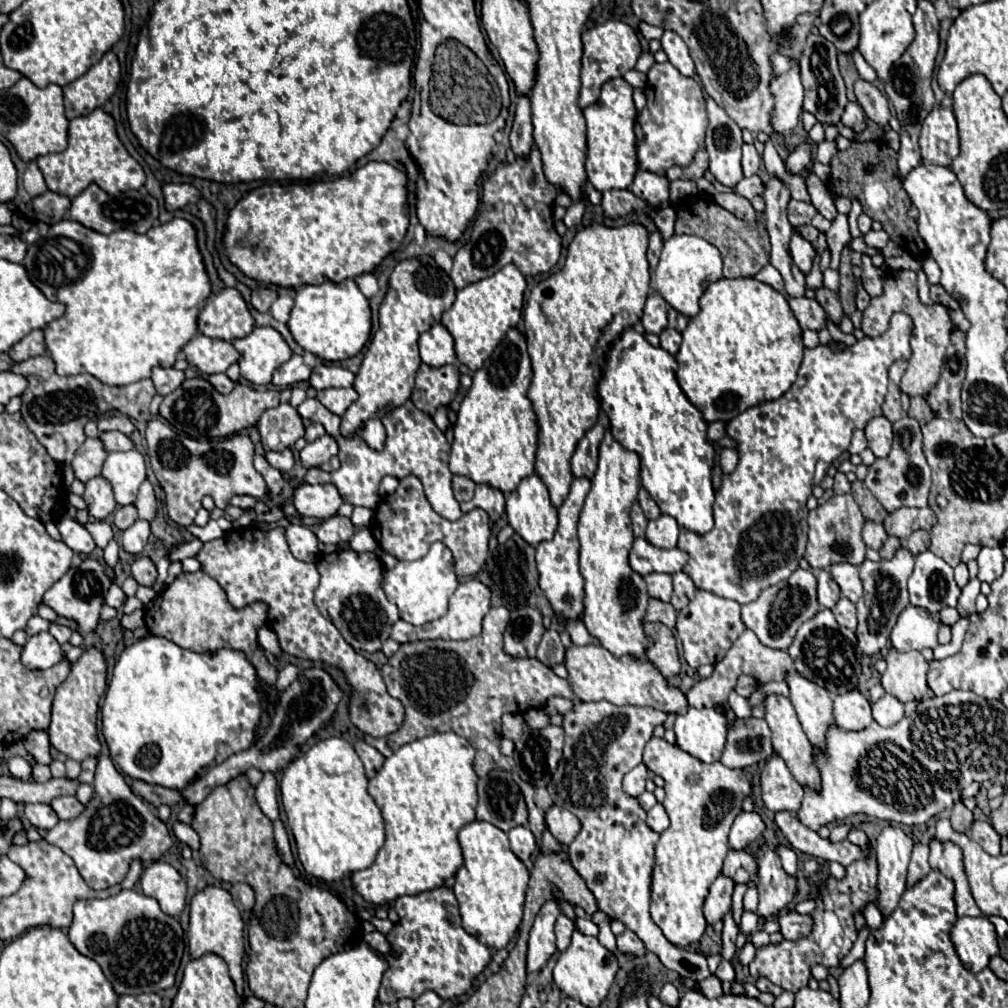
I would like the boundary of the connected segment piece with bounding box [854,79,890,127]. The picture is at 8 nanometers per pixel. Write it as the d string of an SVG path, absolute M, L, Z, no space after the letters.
M858 79L854 85L854 93L858 103L862 105L864 113L876 123L876 125L888 125L890 121L890 109L888 109L888 101L886 97L868 81Z

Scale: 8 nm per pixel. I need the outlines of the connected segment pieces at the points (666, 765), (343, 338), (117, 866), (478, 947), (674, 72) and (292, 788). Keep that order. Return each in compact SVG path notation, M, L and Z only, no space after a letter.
M658 737L646 743L644 763L666 781L664 809L670 817L670 827L660 833L656 843L650 913L652 921L672 945L688 947L698 943L706 931L702 905L712 881L722 871L732 821L742 809L742 799L748 797L752 789L742 769L728 769L722 763L702 763L678 745L670 745Z
M352 279L342 283L304 285L294 295L294 309L288 327L300 347L326 361L344 361L362 351L370 339L370 305Z
M104 755L98 757L94 797L86 805L86 811L72 821L60 821L44 839L74 859L82 879L92 889L106 889L120 883L126 877L132 859L146 863L158 861L172 847L174 840L168 827L148 809L144 799L132 793L110 757Z
M438 887L418 895L402 895L394 901L394 909L400 921L394 923L394 929L386 935L392 953L384 955L388 971L380 985L380 1003L394 1005L394 1001L402 997L416 999L424 991L434 991L442 999L460 997L492 961L492 951L462 929L458 901L452 889Z
M670 61L654 63L646 75L646 107L640 113L644 139L636 143L636 161L640 171L664 175L670 167L686 167L694 161L694 153L704 147L708 127L704 93L696 79L684 77Z
M340 737L318 741L284 769L280 781L282 805L288 817L288 825L296 837L298 859L306 873L314 875L316 879L332 883L332 881L342 881L352 873L366 869L374 863L376 853L384 845L384 819L366 787L368 787L368 777L364 773L360 757L356 755L354 747Z

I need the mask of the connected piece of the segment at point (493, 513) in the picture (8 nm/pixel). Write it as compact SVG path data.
M476 485L474 497L469 502L460 503L460 508L463 513L474 508L484 509L490 515L490 527L494 527L504 513L504 495L488 485Z

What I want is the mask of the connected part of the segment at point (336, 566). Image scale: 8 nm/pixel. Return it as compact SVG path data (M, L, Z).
M340 549L330 555L320 555L318 571L320 585L314 595L318 611L336 625L342 637L356 651L380 651L382 643L390 637L392 625L400 619L400 615L396 605L386 599L386 593L382 589L382 563L378 555Z

